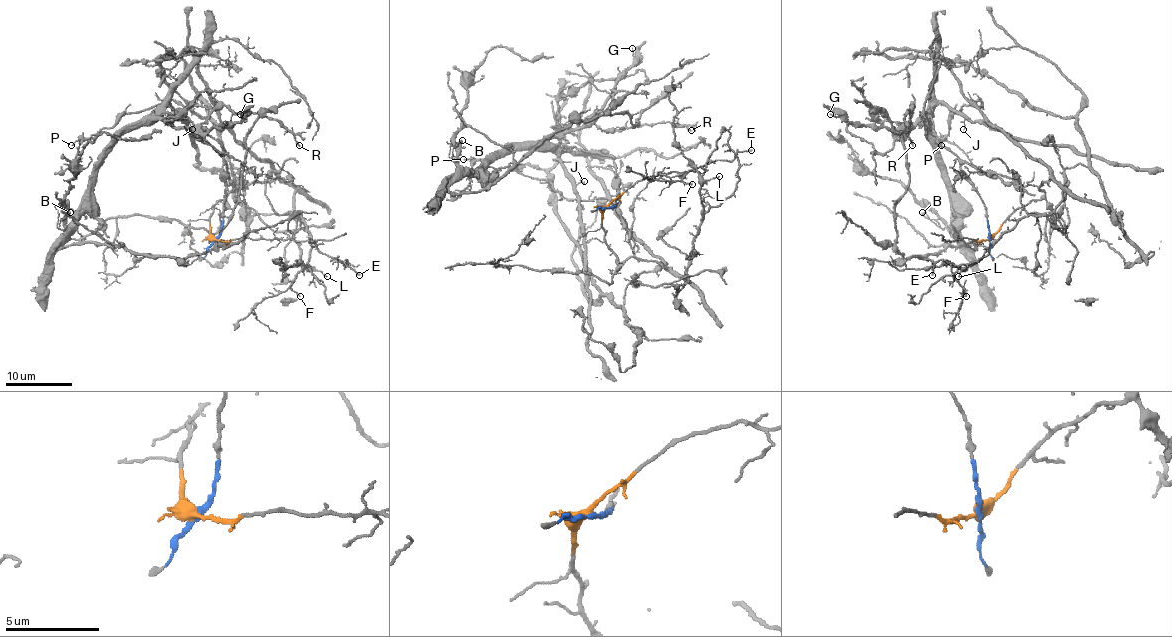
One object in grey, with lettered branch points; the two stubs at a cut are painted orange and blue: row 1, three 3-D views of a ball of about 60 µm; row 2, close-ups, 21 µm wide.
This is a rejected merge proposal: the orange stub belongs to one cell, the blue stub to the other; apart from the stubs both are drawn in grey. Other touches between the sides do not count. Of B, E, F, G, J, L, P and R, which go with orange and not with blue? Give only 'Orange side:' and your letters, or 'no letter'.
Orange side: E, F, L, P

